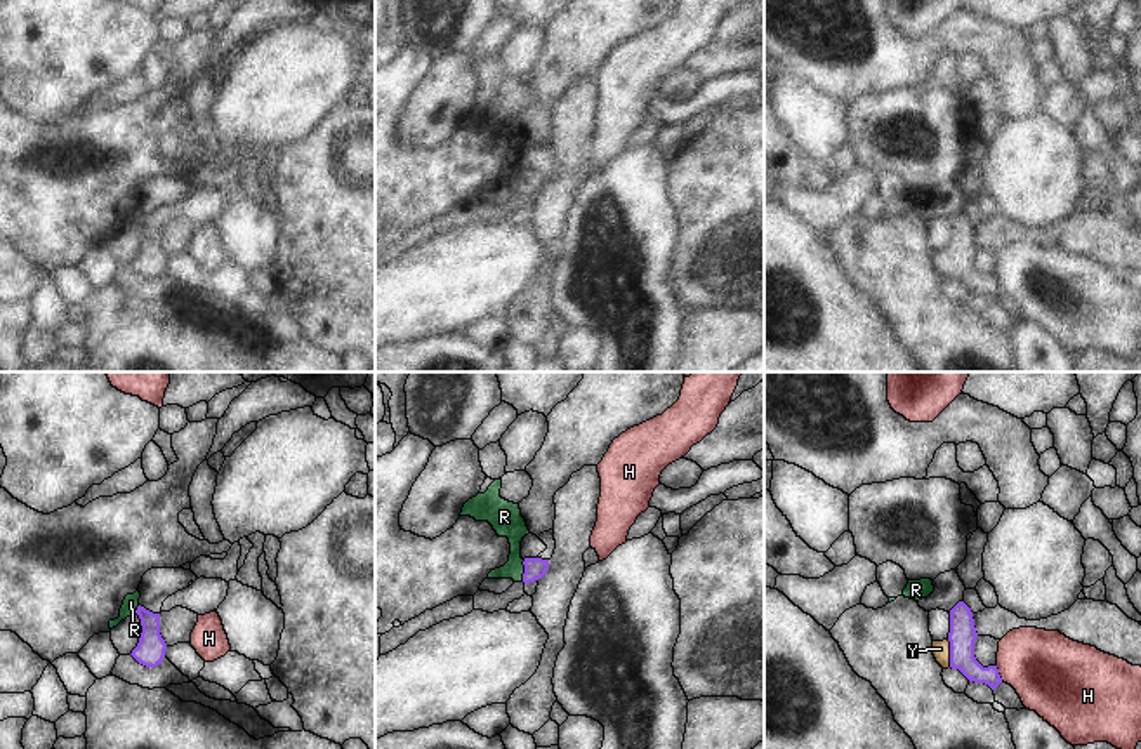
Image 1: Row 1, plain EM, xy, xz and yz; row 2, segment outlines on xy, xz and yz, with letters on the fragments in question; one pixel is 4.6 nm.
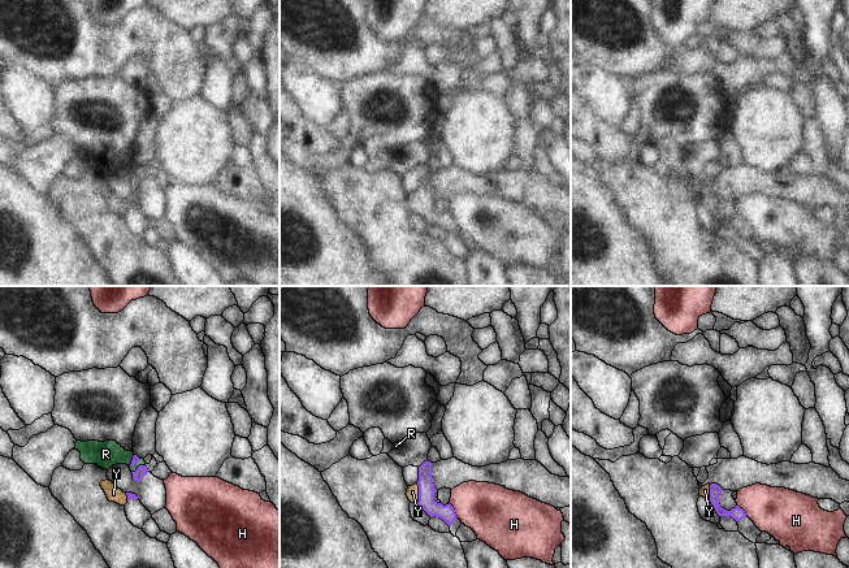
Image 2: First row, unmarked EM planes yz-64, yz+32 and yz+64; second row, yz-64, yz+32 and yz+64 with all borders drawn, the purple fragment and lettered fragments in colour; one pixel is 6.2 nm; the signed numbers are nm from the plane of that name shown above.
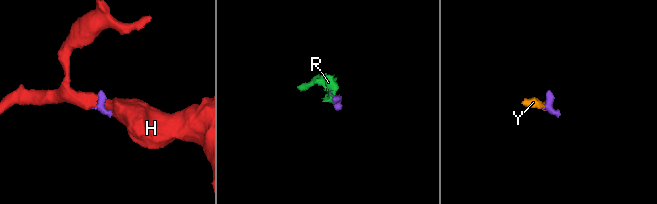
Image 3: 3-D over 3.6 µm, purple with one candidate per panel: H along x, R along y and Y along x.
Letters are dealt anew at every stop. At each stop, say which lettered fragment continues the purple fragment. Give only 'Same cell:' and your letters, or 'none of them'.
Same cell: Y

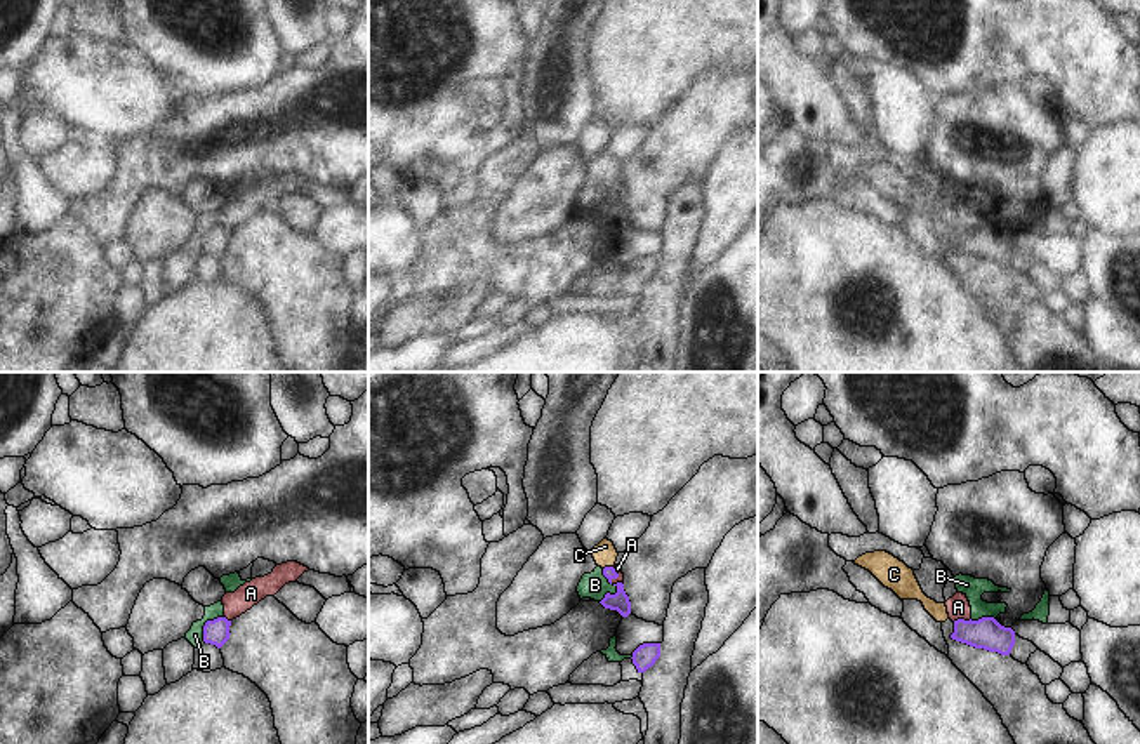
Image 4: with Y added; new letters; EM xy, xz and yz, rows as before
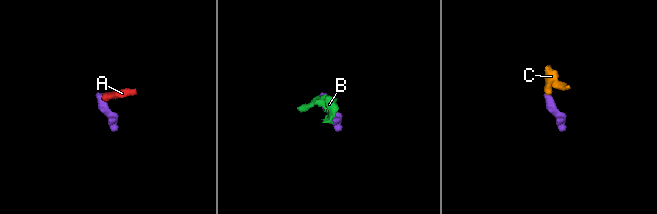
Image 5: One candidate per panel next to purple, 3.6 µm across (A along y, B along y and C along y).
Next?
Same cell: C

